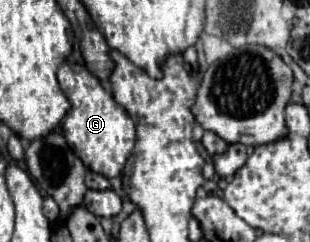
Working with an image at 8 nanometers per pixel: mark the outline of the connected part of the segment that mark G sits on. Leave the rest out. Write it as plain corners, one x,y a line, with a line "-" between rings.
66,62
58,70
58,82
62,92
70,102
70,112
64,118
62,130
72,152
84,162
84,166
96,174
106,176
108,180
122,174
128,156
134,150
136,124
132,118
116,104
112,92
102,86
102,82
90,74
82,64

